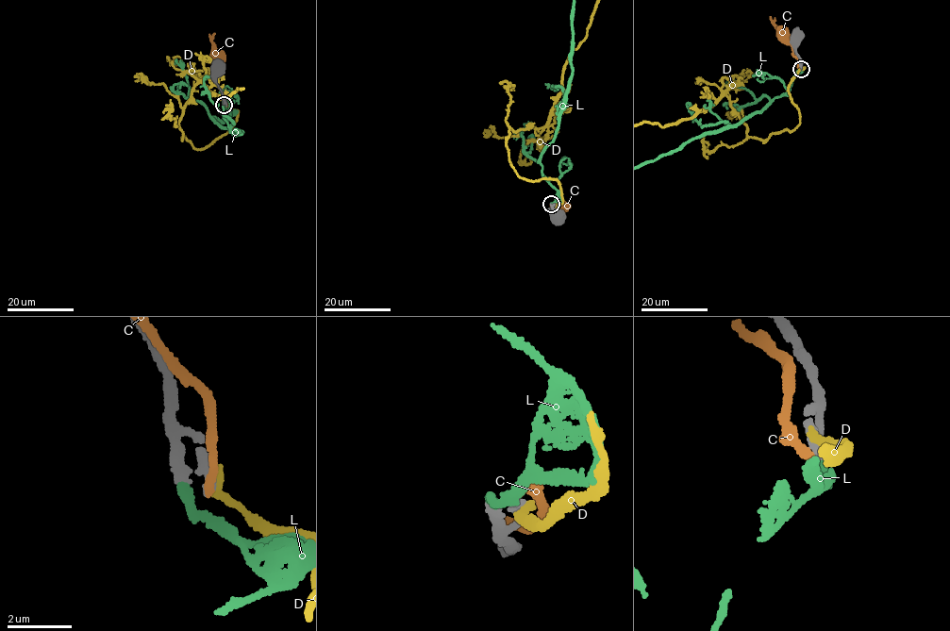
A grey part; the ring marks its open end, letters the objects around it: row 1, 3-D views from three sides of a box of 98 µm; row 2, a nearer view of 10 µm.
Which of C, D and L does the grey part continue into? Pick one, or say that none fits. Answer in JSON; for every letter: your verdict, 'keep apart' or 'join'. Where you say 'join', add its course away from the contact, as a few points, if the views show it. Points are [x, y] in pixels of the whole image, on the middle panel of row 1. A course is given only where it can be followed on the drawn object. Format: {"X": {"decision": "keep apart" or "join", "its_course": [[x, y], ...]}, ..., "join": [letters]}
{"C": {"decision": "keep apart"}, "D": {"decision": "keep apart"}, "L": {"decision": "join"}, "join": ["L"]}

